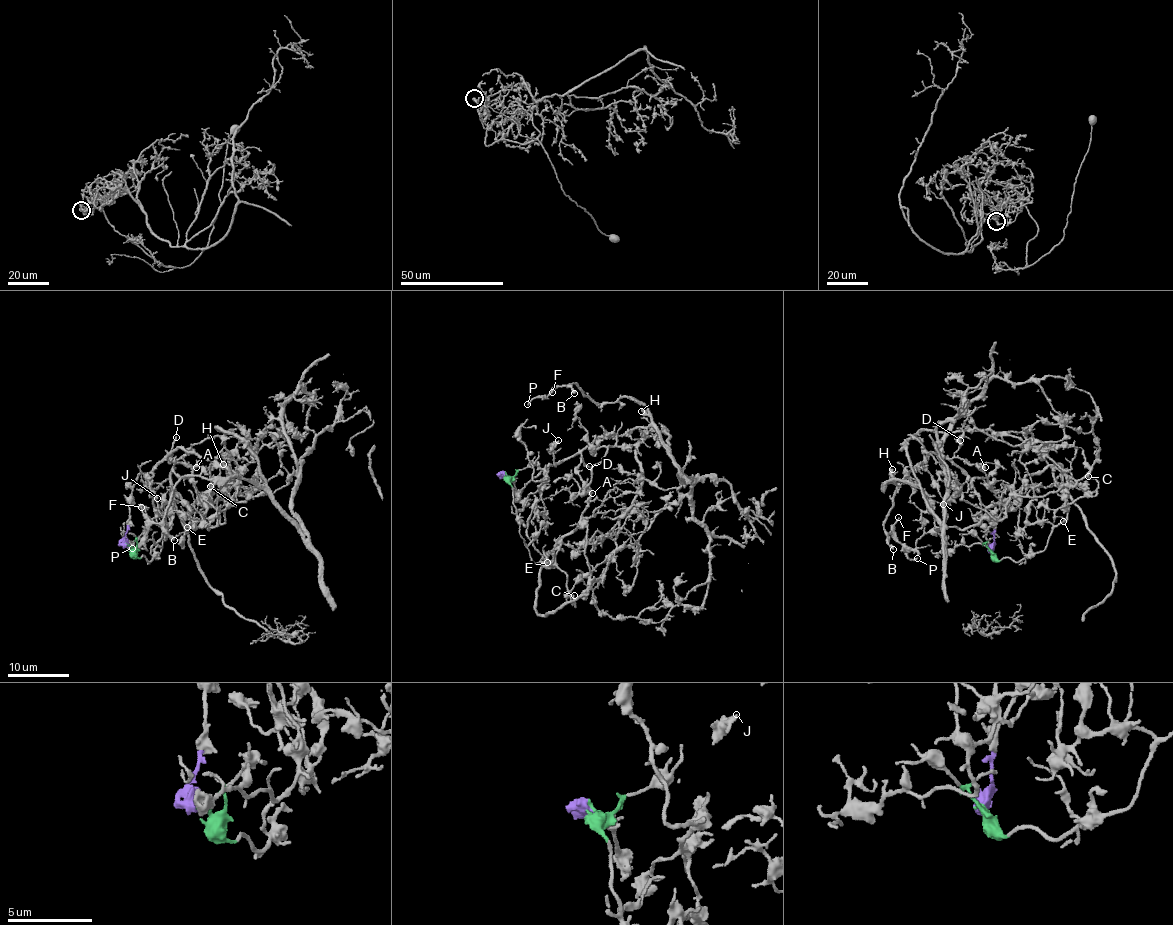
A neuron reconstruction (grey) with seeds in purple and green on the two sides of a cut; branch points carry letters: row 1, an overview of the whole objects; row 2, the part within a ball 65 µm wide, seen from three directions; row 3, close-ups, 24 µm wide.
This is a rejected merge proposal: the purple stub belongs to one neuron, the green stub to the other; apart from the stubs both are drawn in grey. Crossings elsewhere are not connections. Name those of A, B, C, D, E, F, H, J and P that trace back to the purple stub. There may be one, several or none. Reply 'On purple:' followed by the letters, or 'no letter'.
On purple: A, B, D, F, H, J, P

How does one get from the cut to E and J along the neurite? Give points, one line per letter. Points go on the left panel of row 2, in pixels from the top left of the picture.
E: (126, 545), (140, 558), (145, 556), (151, 561), (156, 558), (171, 505), (179, 513), (189, 512), (186, 528)
J: (126, 545), (129, 495), (139, 474), (152, 475), (149, 487), (157, 498)

